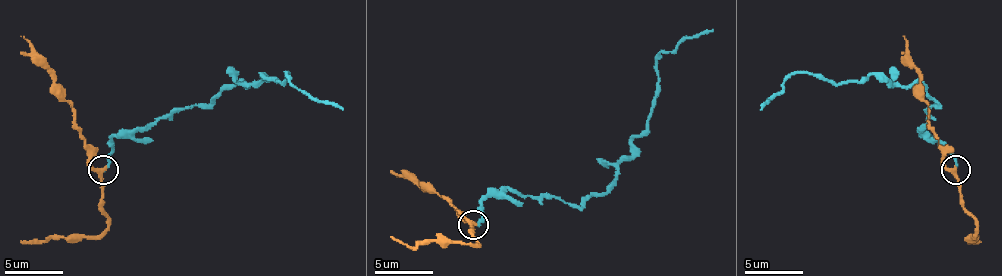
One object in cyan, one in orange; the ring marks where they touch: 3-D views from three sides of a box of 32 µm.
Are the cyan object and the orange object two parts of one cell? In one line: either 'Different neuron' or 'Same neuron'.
Same neuron

